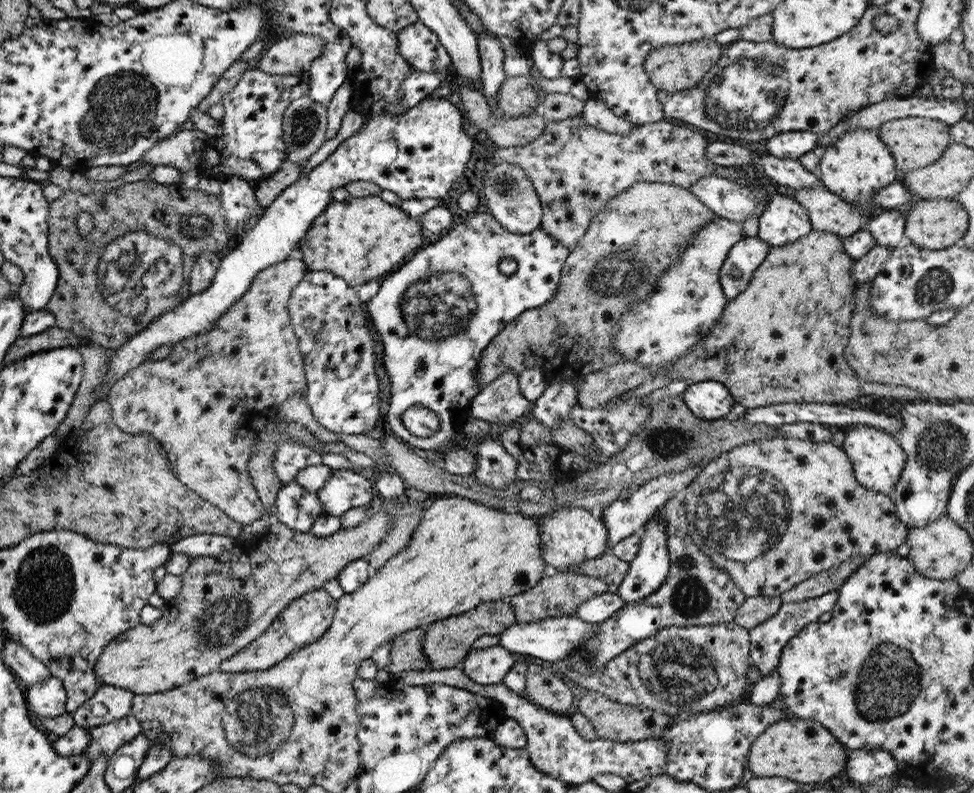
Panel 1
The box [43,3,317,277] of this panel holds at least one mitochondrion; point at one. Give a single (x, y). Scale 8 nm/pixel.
(120, 109)

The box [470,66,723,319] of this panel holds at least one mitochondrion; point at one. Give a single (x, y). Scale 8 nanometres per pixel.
(616, 277)

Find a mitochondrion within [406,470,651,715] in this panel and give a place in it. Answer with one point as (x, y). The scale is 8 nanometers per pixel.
(590, 653)

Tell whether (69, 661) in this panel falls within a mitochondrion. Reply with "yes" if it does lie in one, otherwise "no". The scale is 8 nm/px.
no

